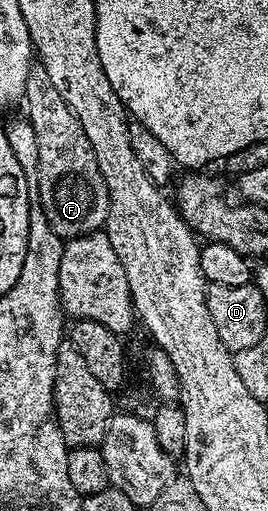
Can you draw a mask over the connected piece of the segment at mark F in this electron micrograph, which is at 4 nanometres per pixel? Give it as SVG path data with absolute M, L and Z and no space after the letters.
M42 64L32 65L22 101L27 102L25 117L33 124L33 133L37 135L37 180L41 192L41 208L45 212L45 220L49 220L49 228L53 228L53 232L57 232L57 236L64 240L102 231L107 224L111 203L105 176L101 176L101 168L97 168L97 156L89 144L89 136L85 136L85 128L81 128L69 104L65 104L65 96L53 88L53 80L49 80L49 72L45 72Z

